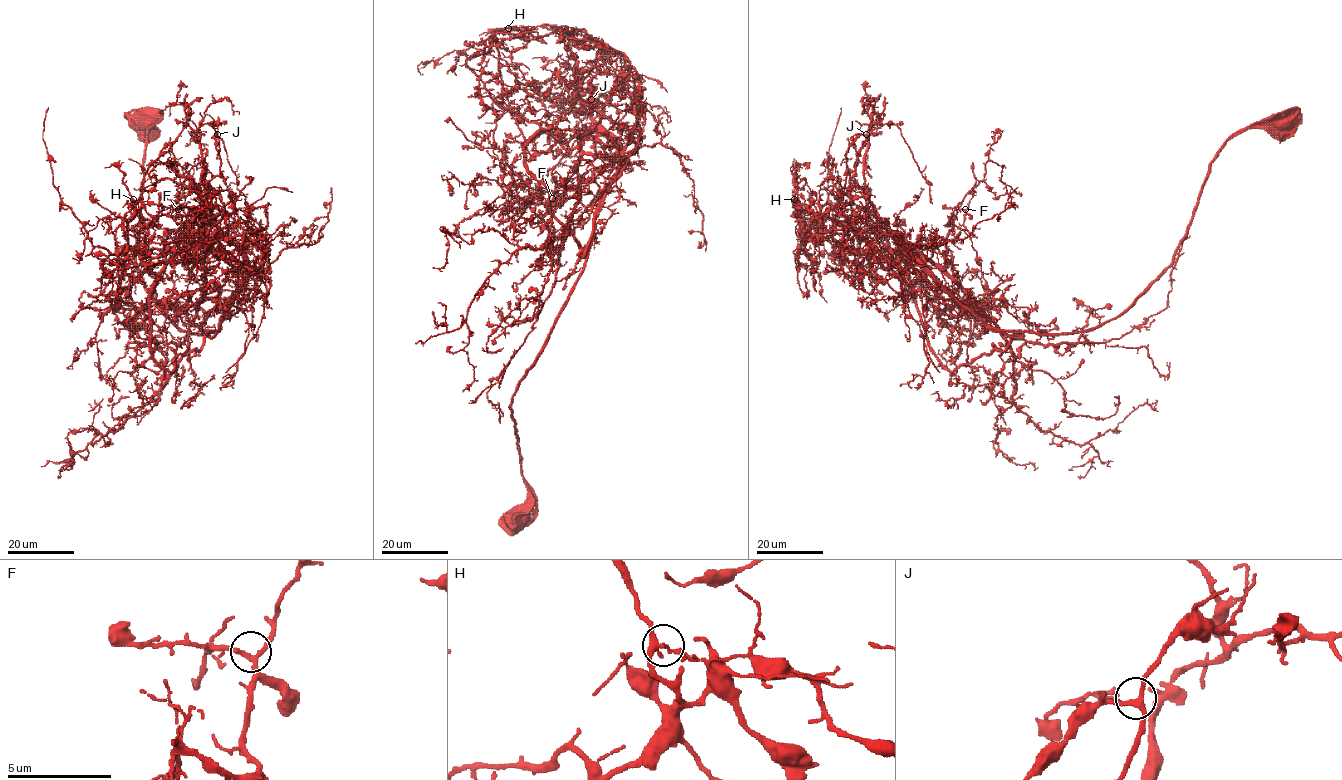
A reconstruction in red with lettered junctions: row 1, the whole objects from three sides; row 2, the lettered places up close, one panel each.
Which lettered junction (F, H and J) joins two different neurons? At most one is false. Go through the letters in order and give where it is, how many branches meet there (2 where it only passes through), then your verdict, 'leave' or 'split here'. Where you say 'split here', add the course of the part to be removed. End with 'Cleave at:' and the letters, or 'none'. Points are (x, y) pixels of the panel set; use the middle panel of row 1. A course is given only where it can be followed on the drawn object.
F: (552, 198) | 3 | leave
H: (508, 28) | 3 | leave
J: (591, 99) | 3 | leave
Cleave at: none

